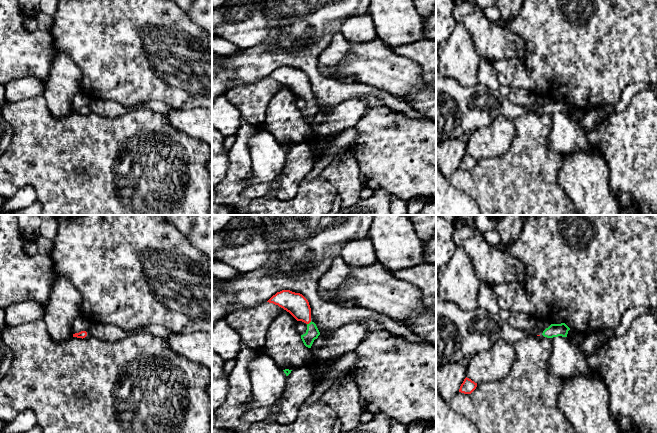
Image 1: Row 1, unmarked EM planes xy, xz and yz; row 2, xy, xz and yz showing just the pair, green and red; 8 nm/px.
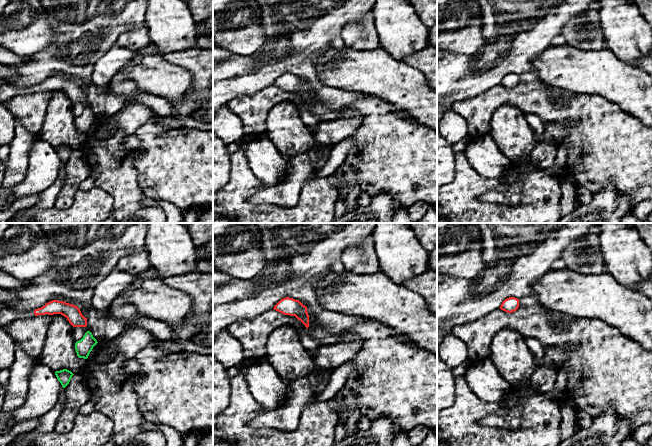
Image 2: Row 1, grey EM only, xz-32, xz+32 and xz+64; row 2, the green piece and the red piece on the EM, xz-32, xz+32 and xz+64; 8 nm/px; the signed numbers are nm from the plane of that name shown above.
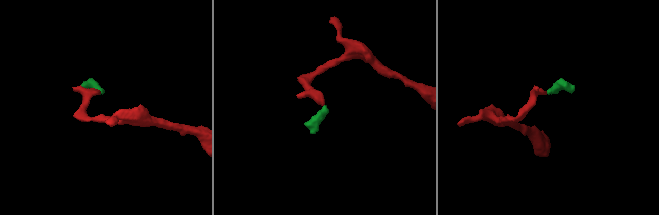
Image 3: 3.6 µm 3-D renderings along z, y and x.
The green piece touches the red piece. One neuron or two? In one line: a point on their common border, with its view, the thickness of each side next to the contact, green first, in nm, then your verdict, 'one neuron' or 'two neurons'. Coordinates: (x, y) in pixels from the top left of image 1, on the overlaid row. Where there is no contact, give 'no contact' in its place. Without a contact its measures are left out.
meets green in xz at (310, 322); 110 nm thick on the green side, 180 nm on the other; one neuron

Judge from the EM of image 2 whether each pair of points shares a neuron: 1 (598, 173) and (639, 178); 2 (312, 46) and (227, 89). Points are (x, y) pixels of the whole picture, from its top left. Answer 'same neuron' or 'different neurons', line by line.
1: same neuron
2: same neuron

